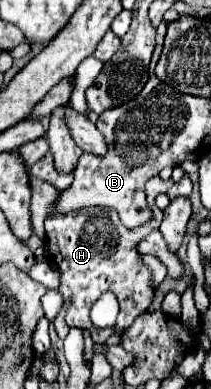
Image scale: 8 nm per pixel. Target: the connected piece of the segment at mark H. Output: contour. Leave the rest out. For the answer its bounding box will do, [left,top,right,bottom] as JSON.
[45,176,173,344]

